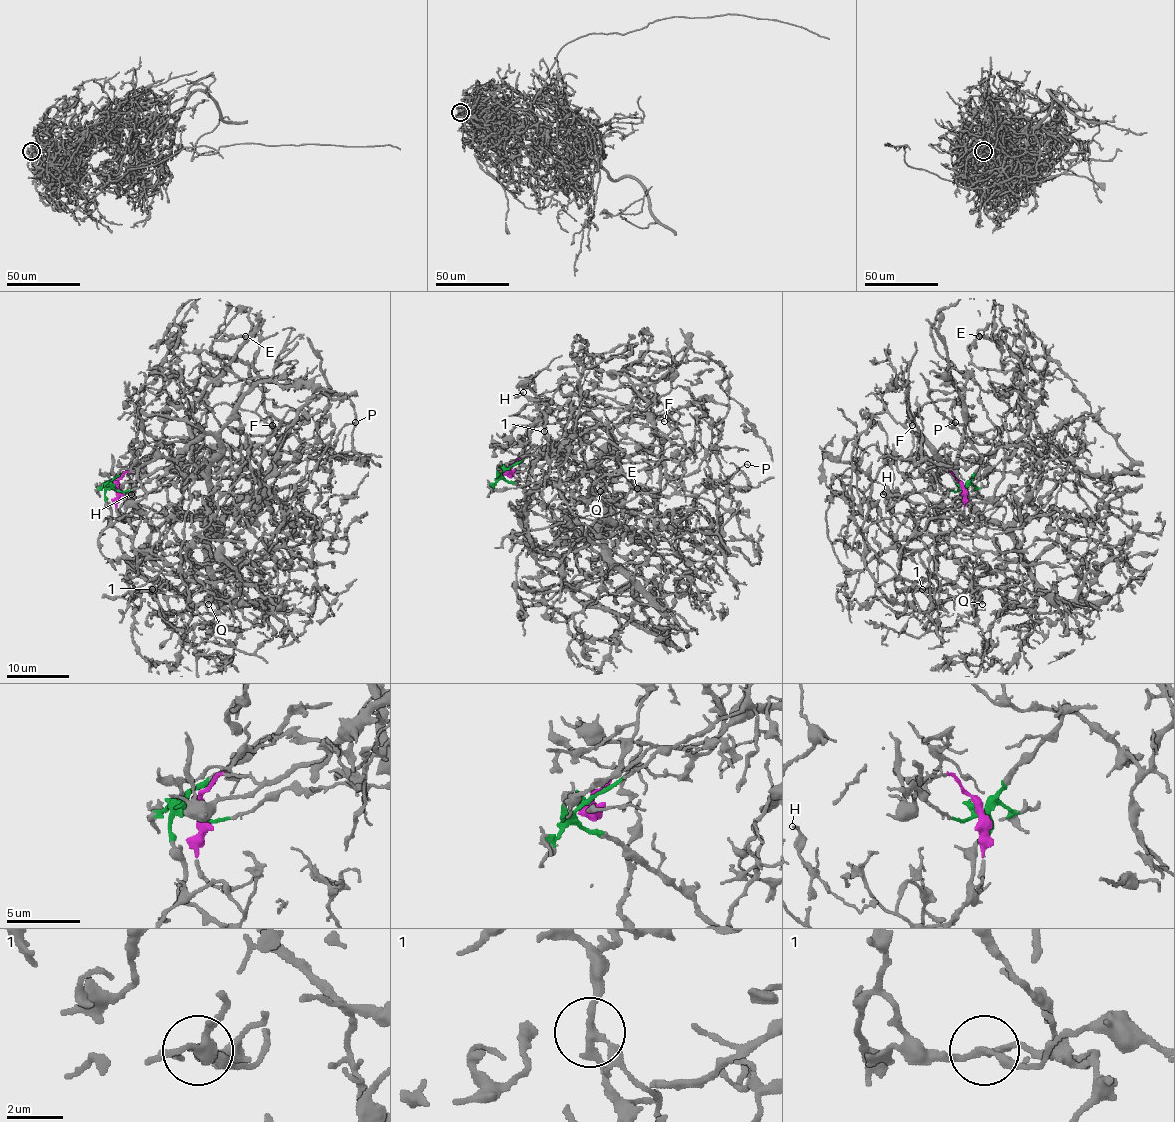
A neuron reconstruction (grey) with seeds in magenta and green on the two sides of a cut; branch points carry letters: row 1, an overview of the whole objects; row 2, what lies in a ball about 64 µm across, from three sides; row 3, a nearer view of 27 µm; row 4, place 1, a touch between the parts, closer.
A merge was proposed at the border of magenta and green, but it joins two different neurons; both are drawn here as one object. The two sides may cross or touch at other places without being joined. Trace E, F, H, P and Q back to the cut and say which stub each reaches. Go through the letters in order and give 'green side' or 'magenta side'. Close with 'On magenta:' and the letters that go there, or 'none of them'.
E: green side
F: magenta side
H: green side
P: green side
Q: green side
On magenta: F

